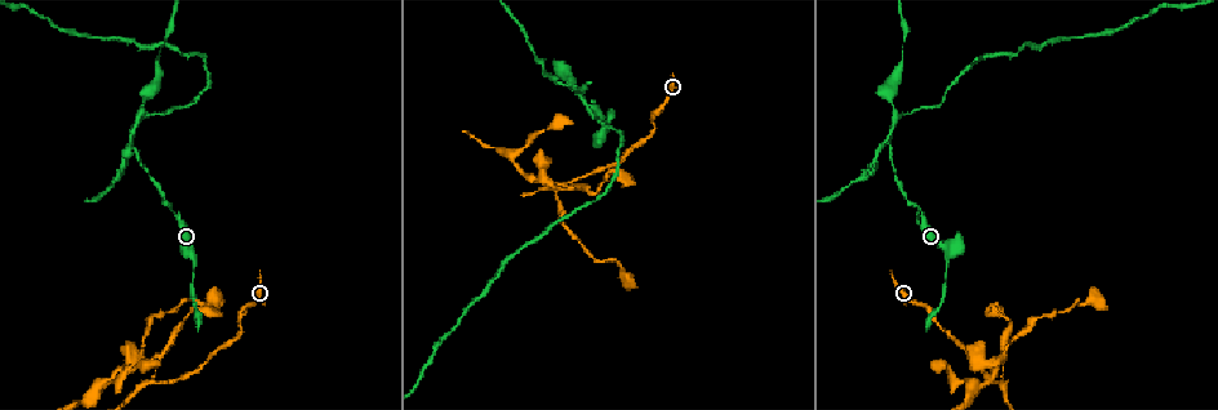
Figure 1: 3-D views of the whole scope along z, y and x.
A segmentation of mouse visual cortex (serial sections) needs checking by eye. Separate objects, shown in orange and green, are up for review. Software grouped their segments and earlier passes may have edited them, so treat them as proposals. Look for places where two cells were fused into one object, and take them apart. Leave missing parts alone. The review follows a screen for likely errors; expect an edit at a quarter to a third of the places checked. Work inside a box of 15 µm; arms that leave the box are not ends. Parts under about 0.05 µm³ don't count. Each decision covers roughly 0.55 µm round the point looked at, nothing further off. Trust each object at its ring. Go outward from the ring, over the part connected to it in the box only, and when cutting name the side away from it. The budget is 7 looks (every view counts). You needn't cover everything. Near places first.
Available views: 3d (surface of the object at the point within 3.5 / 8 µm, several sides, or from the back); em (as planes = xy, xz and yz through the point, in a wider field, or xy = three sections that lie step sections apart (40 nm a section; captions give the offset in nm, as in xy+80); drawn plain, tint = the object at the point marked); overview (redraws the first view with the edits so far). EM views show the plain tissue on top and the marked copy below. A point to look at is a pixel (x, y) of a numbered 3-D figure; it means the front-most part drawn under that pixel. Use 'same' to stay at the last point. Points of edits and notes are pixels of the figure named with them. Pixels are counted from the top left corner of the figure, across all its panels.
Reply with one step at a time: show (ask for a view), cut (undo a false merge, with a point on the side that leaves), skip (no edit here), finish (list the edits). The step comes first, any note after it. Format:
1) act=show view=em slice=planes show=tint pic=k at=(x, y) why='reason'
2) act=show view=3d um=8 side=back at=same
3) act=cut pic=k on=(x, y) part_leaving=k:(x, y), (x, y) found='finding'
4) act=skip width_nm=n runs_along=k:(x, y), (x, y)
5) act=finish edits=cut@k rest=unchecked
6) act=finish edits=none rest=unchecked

act=show view=3d um=8 pic=1 at=(569, 182) why='a fork'

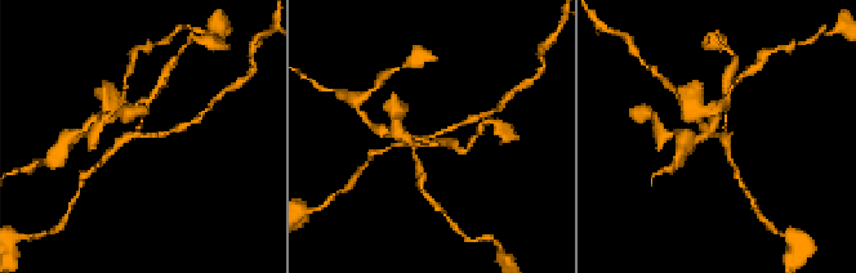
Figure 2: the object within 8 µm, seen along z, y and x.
act=show view=3d um=3.5 pic=2 at=(145, 137) why='zoom in'

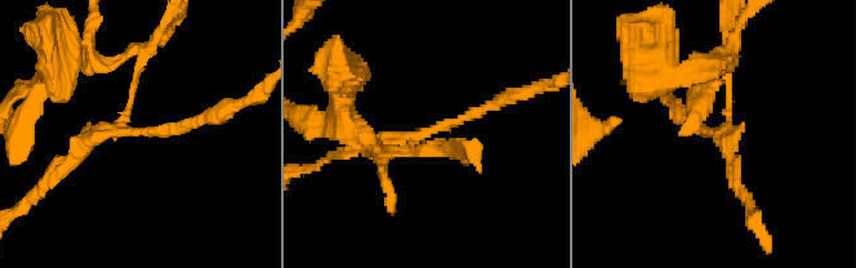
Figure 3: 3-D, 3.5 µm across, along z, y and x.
act=show view=em slice=xy step=5 show=tint pic=3 at=(716, 134) arms=3 arm_widths_nm=100,150,200 why='need the tissue'

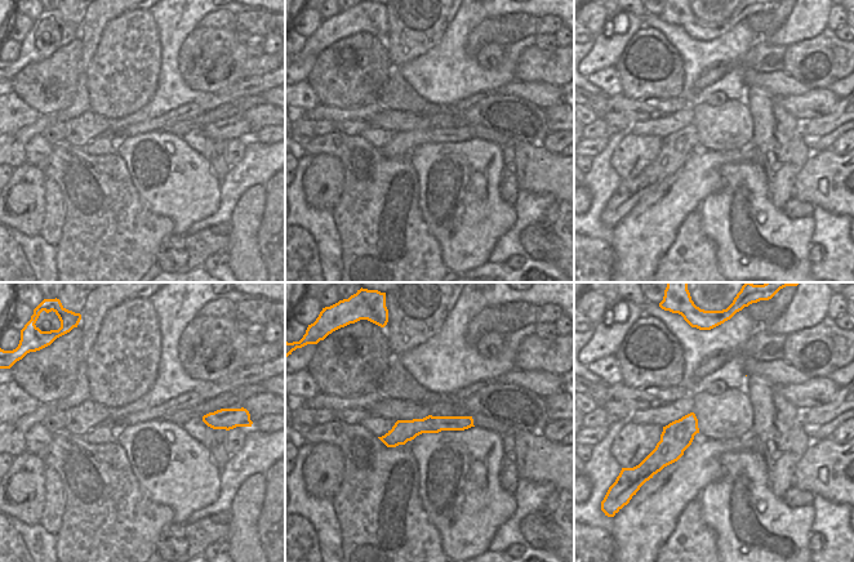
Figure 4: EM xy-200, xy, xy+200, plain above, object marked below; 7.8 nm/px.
act=cut pic=3 on=(726, 80) width_nm=170 part_leaving=3:(727, 117), (734, 58), (723, 58) found='a second cell is stuck on'

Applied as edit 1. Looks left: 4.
act=show view=3d um=3.5 pic=1 at=(133, 146) why='three arms meet'

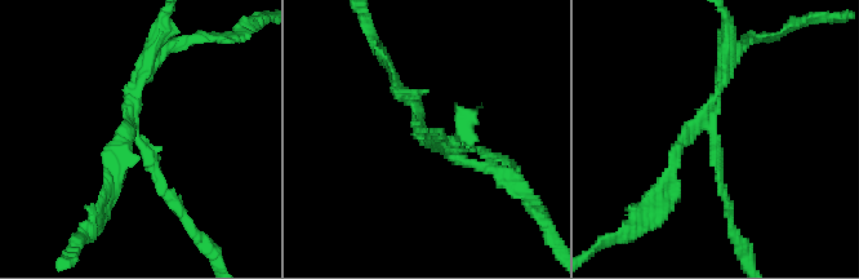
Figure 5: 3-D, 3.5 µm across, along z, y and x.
act=cut pic=5 on=(128, 155) part_leaving=5:(719, 89), (735, 45), (765, 38) found='a second cell is stuck on'

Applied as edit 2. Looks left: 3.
act=show view=overview

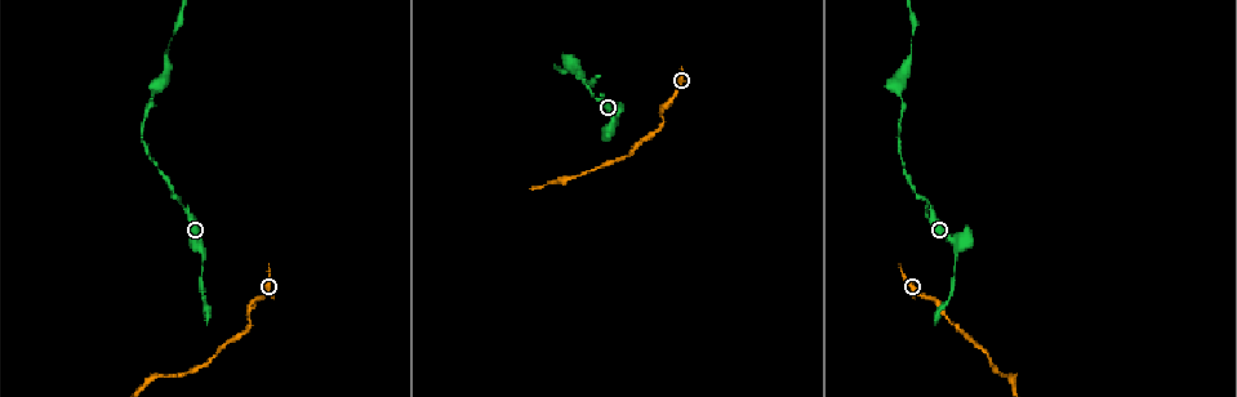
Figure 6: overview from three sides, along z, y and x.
act=show view=3d um=3.5 pic=6 at=(170, 38) why='thin neck'

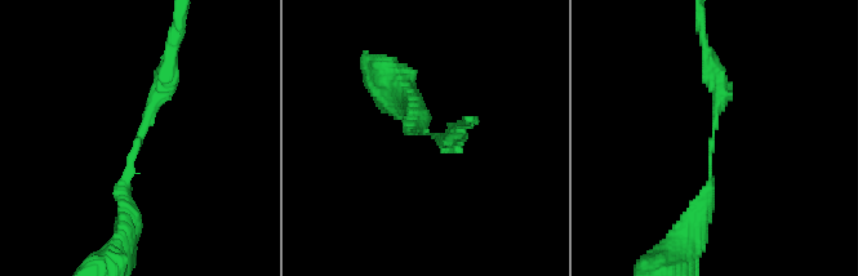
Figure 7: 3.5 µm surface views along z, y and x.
act=show view=em slice=planes show=tint pic=7 at=(421, 132) arm_widths_nm=200,250 why='shape alone is not enough'

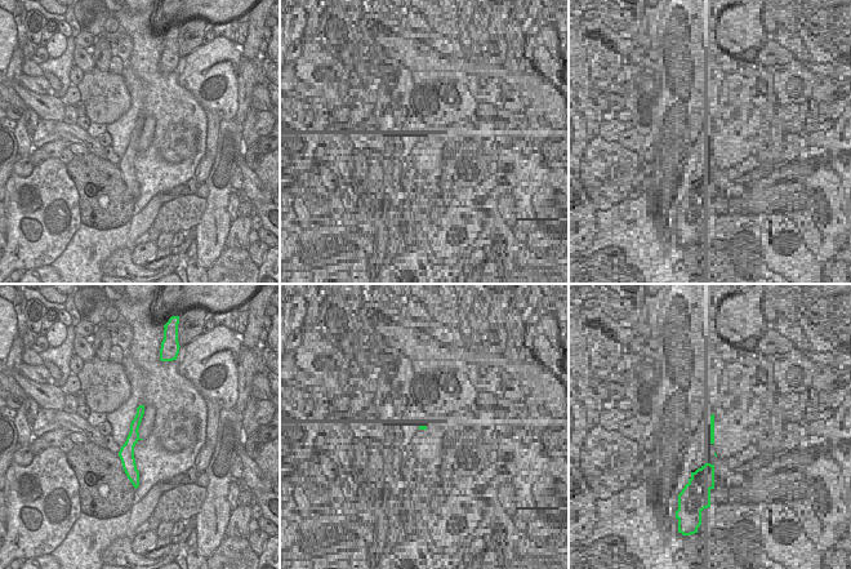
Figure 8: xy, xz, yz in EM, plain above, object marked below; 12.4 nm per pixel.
act=skip runs_along=7:(125, 217), (125, 167), (168, 67) found='continuous, no second cell'

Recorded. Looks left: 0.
act=finish edits=cut@3,cut@5 rest=unchecked

